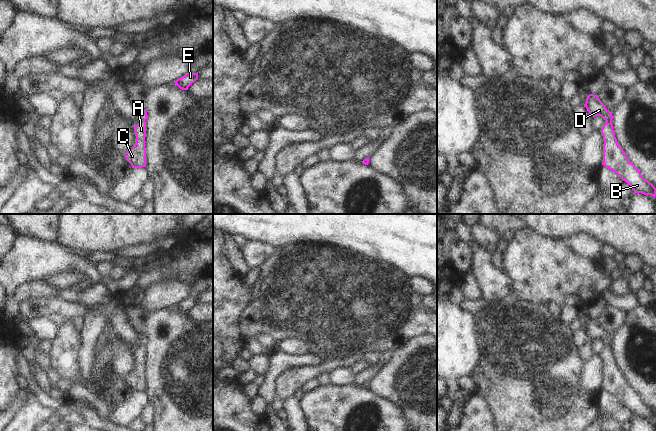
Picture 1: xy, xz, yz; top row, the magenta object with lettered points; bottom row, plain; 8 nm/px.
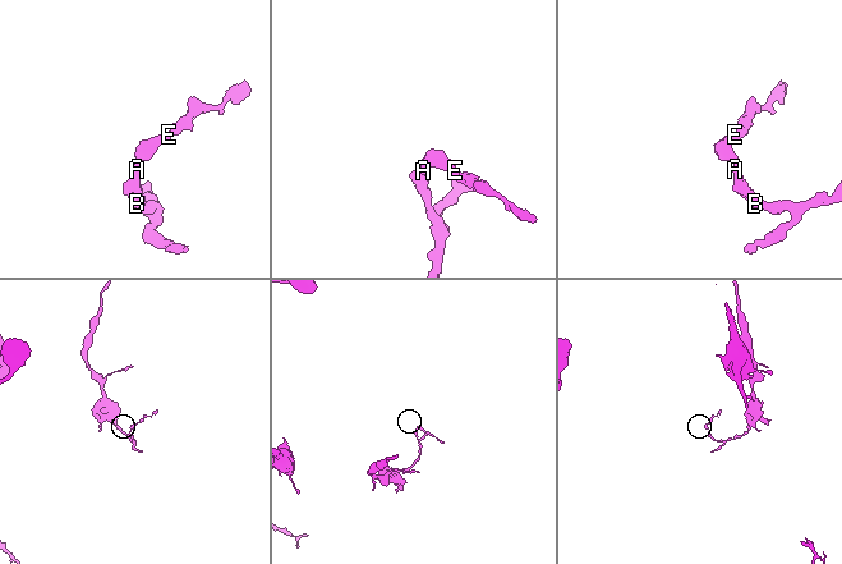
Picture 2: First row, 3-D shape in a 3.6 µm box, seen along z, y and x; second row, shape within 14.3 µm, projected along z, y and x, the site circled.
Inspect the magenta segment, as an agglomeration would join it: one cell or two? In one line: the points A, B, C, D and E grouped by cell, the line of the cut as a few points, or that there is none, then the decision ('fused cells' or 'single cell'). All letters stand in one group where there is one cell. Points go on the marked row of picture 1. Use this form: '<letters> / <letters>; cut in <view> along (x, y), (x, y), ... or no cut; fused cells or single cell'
A B C D E; no cut; single cell

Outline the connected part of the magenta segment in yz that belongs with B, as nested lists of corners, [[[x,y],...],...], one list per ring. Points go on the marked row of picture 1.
[[[589,94],[584,107],[593,117],[601,116],[606,121],[600,131],[604,140],[602,165],[614,171],[632,188],[634,193],[655,197],[656,188],[642,177],[640,171],[630,162],[626,153],[618,144],[613,130],[612,113],[600,101],[598,95]]]

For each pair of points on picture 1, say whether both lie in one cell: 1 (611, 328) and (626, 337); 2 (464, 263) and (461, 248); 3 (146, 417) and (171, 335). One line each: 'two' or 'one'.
1: two
2: one
3: two

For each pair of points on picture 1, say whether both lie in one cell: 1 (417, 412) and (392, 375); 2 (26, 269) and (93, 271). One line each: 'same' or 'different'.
1: same
2: same

